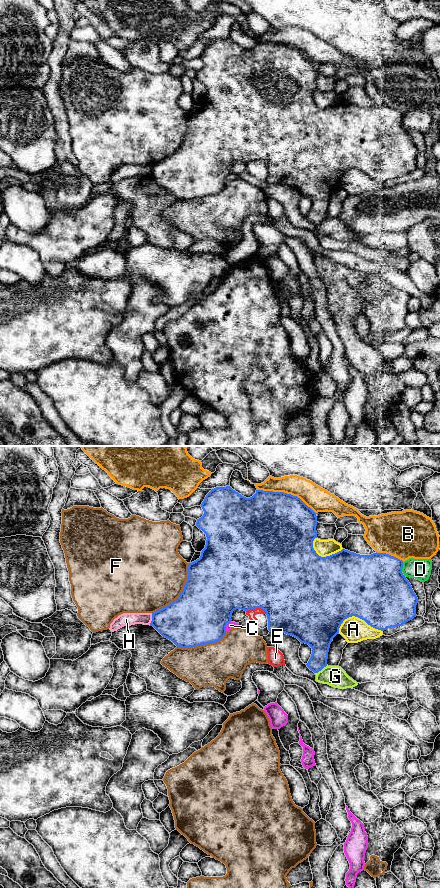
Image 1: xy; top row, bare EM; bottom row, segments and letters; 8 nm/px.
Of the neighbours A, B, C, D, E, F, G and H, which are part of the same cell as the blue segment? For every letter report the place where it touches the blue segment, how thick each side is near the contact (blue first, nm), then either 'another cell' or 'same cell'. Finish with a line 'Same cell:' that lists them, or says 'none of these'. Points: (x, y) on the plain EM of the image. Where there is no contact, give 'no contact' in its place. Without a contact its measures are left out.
A: xy (359, 169) | 500/200 nm | another cell
B: xy (286, 45) | 500/190 nm | another cell
C: xy (226, 177) | 460/50 nm | another cell
D: xy (402, 119) | 460/170 nm | another cell
E: xy (256, 159) | 500/70 nm | another cell
F: xy (181, 145) | 460/500 nm | another cell
G: xy (321, 221) | 200/170 nm | another cell
H: xy (152, 171) | 360/110 nm | another cell
Same cell: none of these

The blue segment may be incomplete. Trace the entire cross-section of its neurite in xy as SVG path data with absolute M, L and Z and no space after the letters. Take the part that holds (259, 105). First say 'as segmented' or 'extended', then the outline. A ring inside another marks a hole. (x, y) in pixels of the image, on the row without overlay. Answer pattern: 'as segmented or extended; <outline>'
as segmented; M230 38L216 39L212 41L201 56L204 66L197 71L196 78L201 81L207 89L205 100L196 113L189 115L188 130L180 148L166 159L152 165L153 178L163 189L171 192L177 199L191 200L209 195L218 194L226 186L226 178L231 174L232 165L236 161L248 163L261 160L266 164L268 171L268 182L270 184L282 184L297 190L301 196L308 196L312 200L311 209L306 216L314 225L318 225L327 218L328 204L332 191L339 185L343 173L355 168L364 172L371 179L384 183L391 179L402 178L416 169L416 157L418 150L411 136L402 125L403 113L386 105L373 105L371 107L360 107L348 102L341 103L330 108L321 109L313 100L313 93L317 90L316 65L308 59L300 50L284 44L273 44L256 42L256 45L246 50L233 42Z

